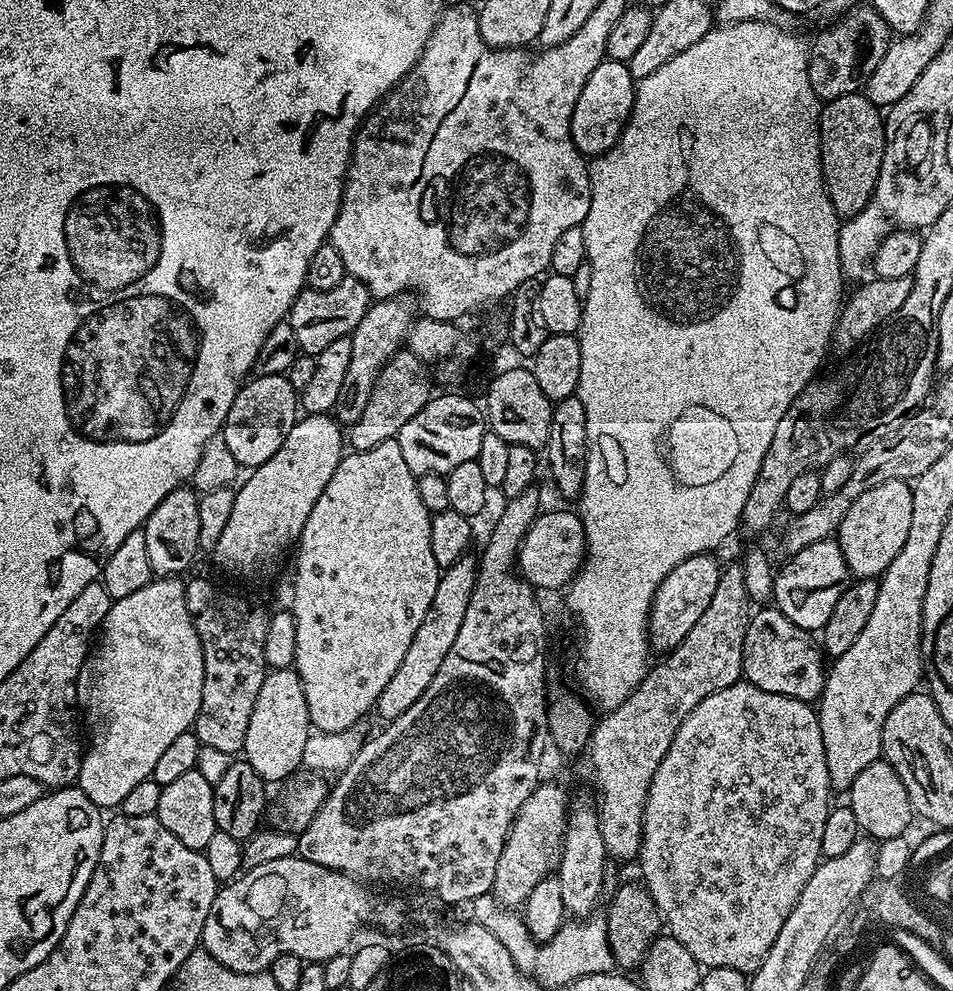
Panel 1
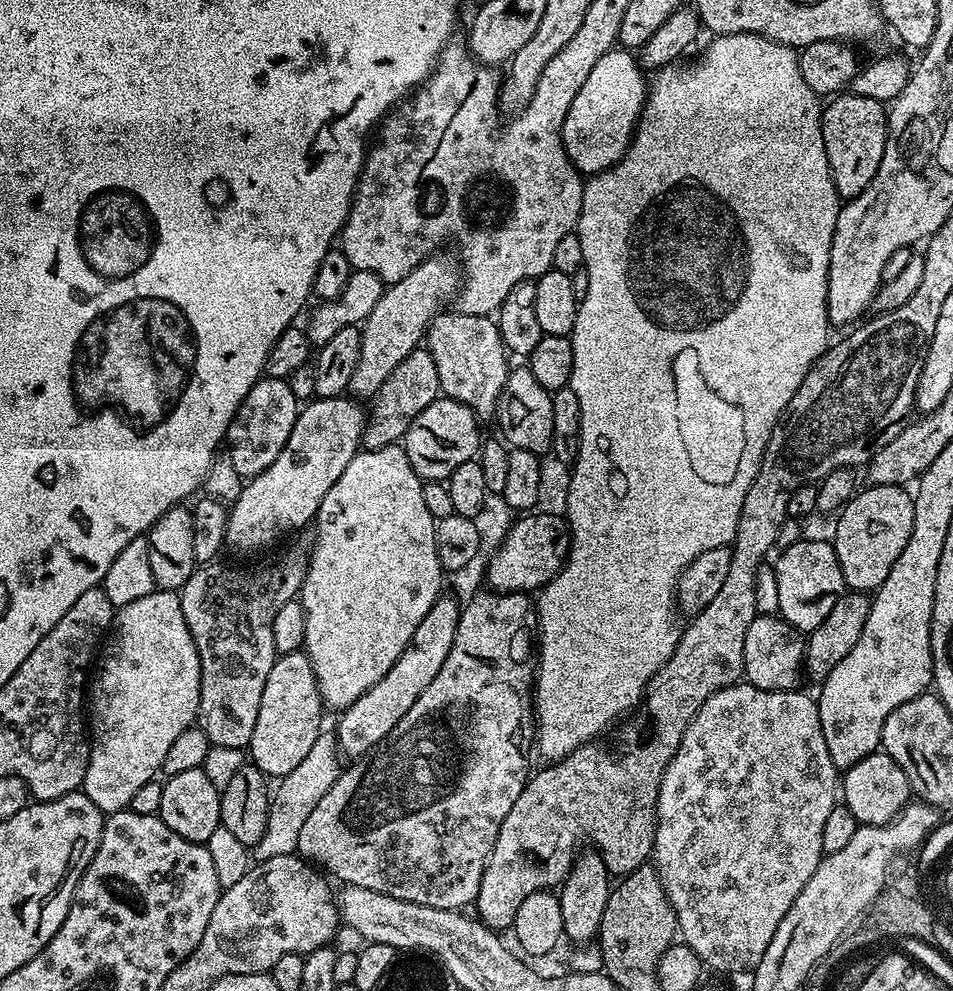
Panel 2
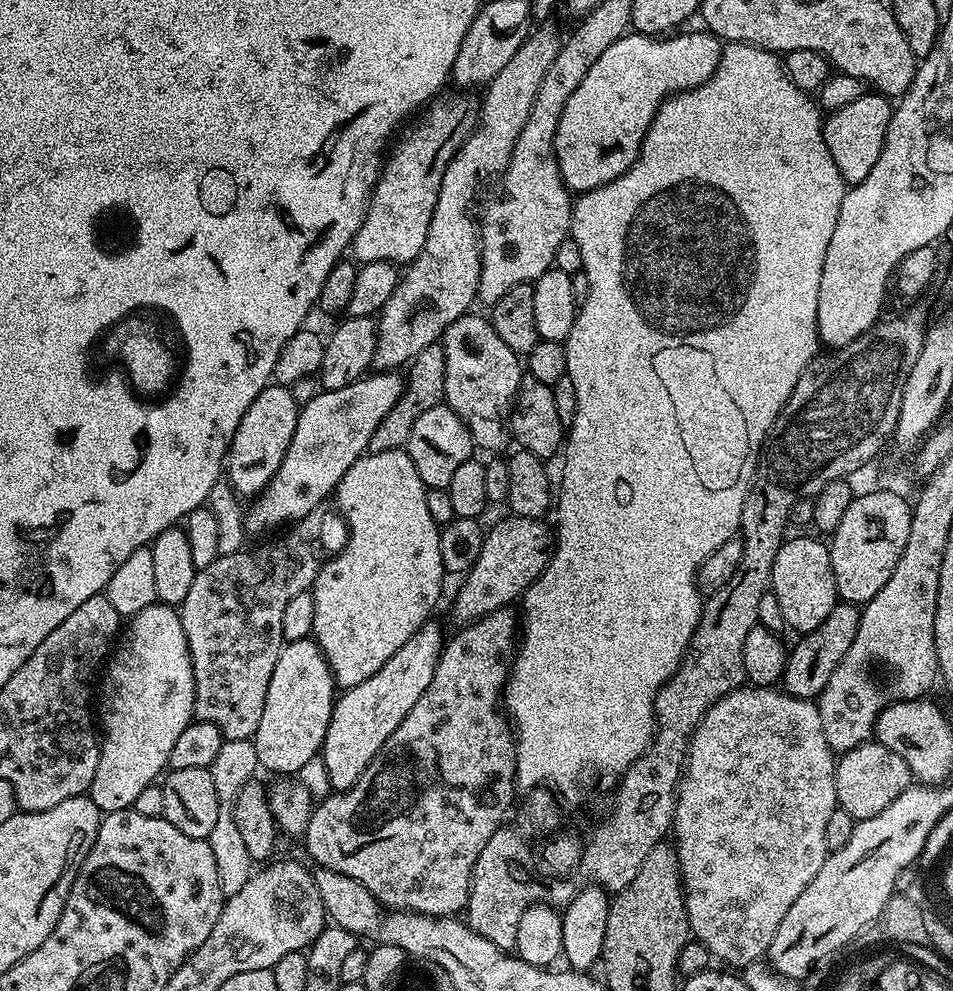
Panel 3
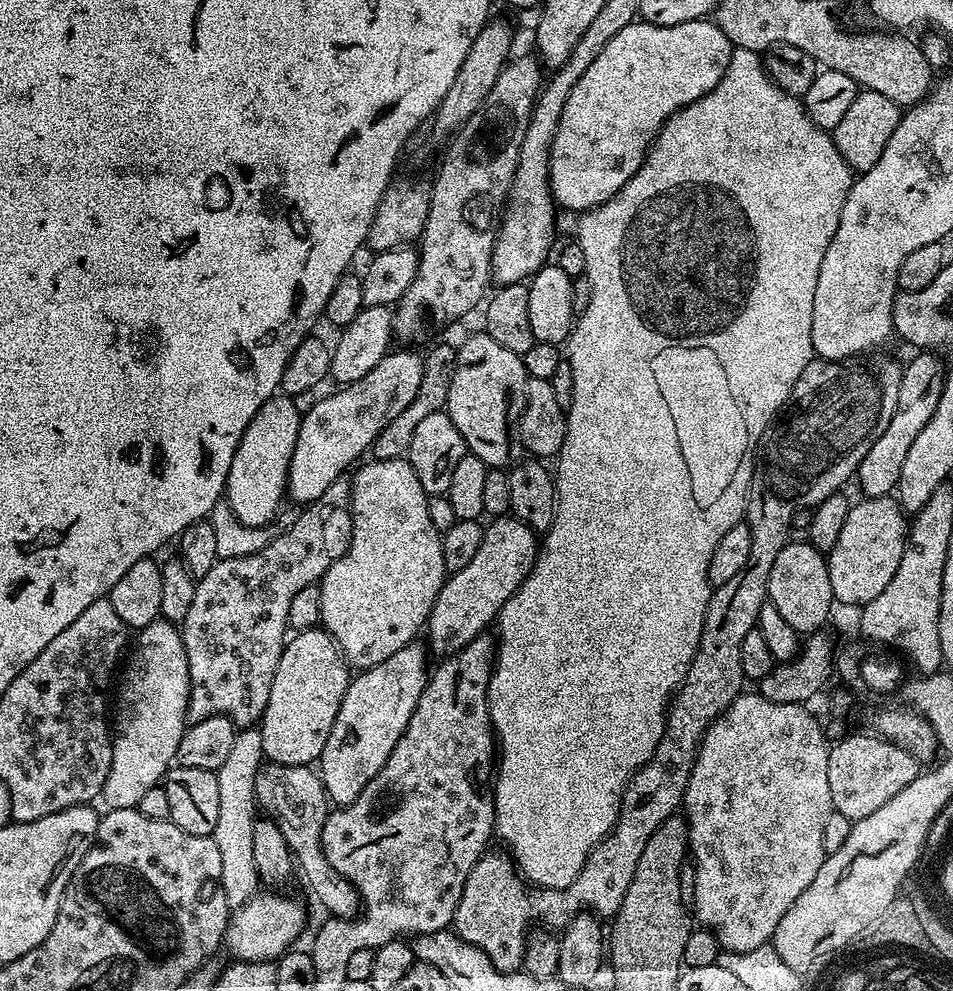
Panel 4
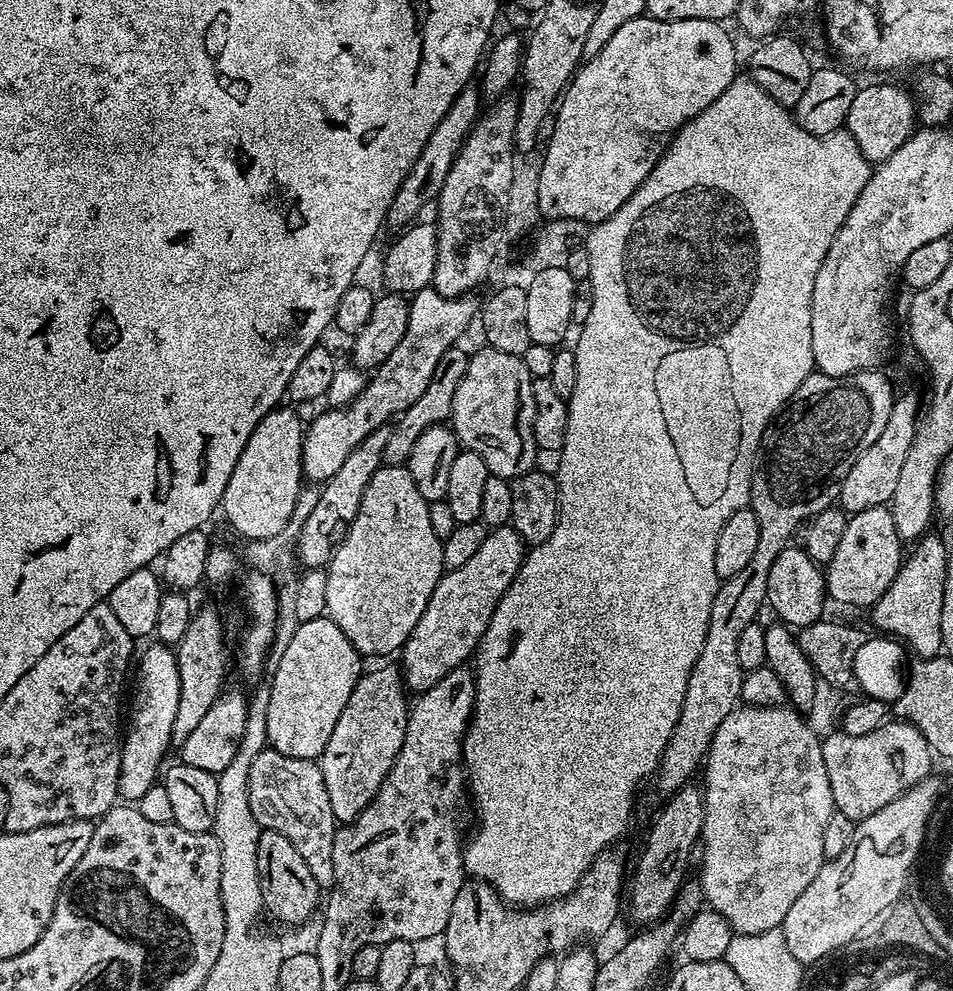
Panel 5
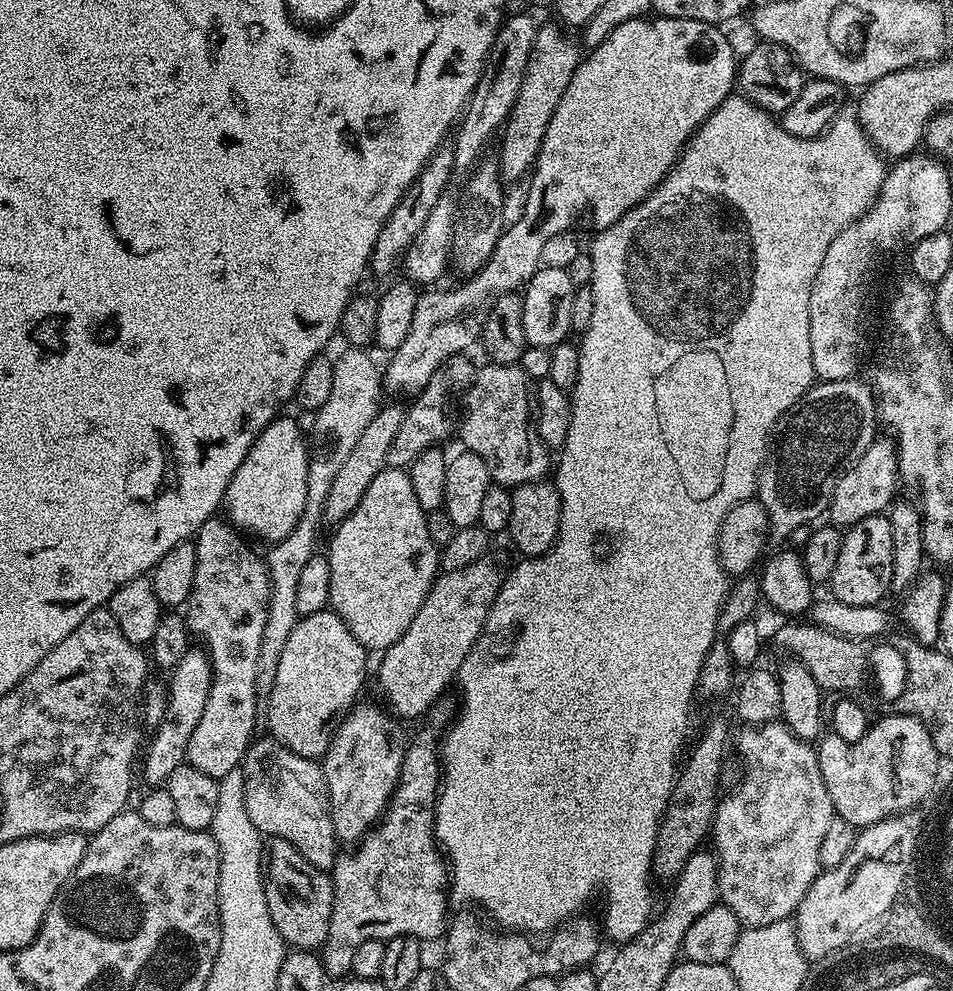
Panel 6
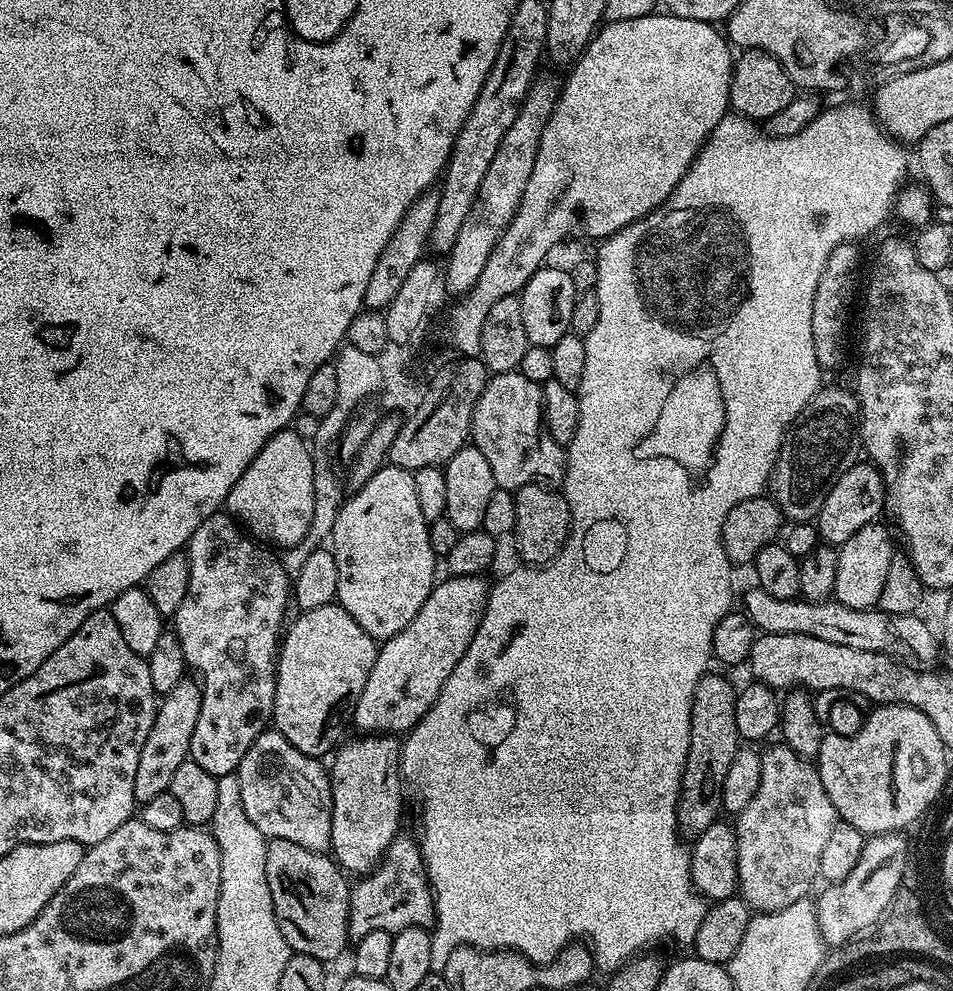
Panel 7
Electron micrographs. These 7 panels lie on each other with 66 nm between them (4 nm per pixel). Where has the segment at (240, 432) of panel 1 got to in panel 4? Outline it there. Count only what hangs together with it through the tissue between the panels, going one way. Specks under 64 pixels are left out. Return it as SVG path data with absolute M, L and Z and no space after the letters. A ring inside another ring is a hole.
M277 394L261 406L254 418L250 418L250 426L246 426L242 442L238 442L238 450L234 450L230 474L224 484L228 505L238 522L251 528L271 525L280 503L286 500L290 458L294 454L294 442L298 442L300 417L292 397Z

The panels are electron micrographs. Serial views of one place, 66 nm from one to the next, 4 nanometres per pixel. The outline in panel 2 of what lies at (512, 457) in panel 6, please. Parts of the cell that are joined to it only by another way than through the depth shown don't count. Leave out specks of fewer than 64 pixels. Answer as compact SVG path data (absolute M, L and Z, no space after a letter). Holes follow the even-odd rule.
M444 310L428 327L426 347L438 366L441 393L447 399L462 402L477 417L491 417L510 371L510 356L500 337L499 323L492 316Z

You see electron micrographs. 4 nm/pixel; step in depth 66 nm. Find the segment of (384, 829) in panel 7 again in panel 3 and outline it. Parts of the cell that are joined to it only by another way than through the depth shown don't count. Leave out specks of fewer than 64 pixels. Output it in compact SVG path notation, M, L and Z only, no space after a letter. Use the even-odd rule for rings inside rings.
M430 618L418 626L418 630L406 638L402 650L398 650L398 654L389 658L375 674L370 674L366 682L358 682L358 686L343 689L337 695L322 749L324 772L333 789L343 790L354 786L366 766L374 762L386 738L390 738L390 734L402 726L402 718L410 714L414 702L418 702L426 686L430 686L430 678L434 678L434 670L445 643L443 626L436 618Z

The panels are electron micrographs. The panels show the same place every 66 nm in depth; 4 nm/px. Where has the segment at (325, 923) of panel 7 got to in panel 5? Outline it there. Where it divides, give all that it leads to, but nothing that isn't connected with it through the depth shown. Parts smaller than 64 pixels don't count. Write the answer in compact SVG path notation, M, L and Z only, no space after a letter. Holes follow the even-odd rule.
M267 830L261 831L256 845L260 900L267 915L277 916L284 924L304 924L315 912L317 915L322 889L318 882L314 882L314 874L310 874L306 862L302 862L298 850L294 850L294 846L290 846L290 841L282 838L282 834Z

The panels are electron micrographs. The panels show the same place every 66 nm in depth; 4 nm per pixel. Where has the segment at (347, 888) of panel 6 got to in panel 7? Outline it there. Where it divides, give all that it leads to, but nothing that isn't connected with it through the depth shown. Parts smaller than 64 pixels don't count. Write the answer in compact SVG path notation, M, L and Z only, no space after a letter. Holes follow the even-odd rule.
M405 834L397 835L392 845L384 851L384 859L371 872L361 875L351 885L350 910L348 911L349 937L359 938L370 930L398 933L403 928L428 928L436 919L433 890L424 873L424 859L419 843Z

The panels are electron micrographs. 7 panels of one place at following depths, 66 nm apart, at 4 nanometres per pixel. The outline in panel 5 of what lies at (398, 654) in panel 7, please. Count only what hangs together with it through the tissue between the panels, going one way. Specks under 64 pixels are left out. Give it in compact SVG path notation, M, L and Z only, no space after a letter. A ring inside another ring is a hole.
M511 526L491 529L482 542L482 547L474 558L466 566L458 566L445 571L442 579L436 587L436 595L430 598L428 610L422 614L420 627L412 631L412 636L405 642L402 649L404 664L402 663L402 675L404 683L413 693L419 694L427 690L429 684L442 682L446 674L450 674L452 668L461 667L464 660L469 659L470 654L475 653L480 639L484 636L484 628L490 622L492 611L498 606L502 594L514 582L517 570L522 566L526 555L526 545L524 539L516 533L516 529Z

